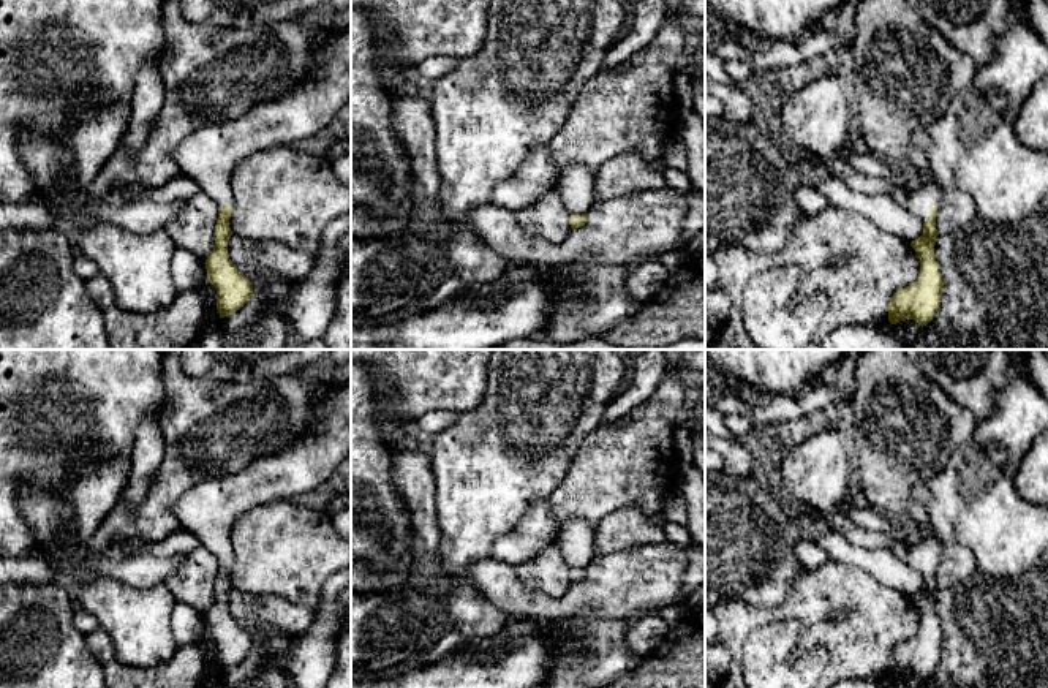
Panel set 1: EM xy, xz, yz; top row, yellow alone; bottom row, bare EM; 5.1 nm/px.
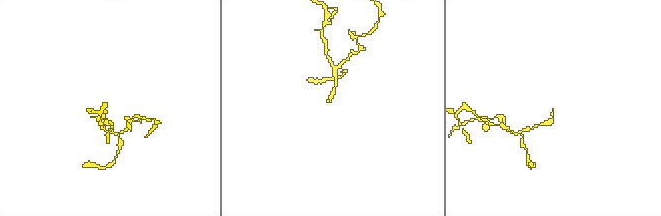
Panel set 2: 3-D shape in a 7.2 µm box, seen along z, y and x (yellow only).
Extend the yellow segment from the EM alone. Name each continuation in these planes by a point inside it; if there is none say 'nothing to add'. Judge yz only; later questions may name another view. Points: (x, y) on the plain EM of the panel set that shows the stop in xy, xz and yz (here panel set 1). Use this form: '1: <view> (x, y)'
1: yz (972, 502)

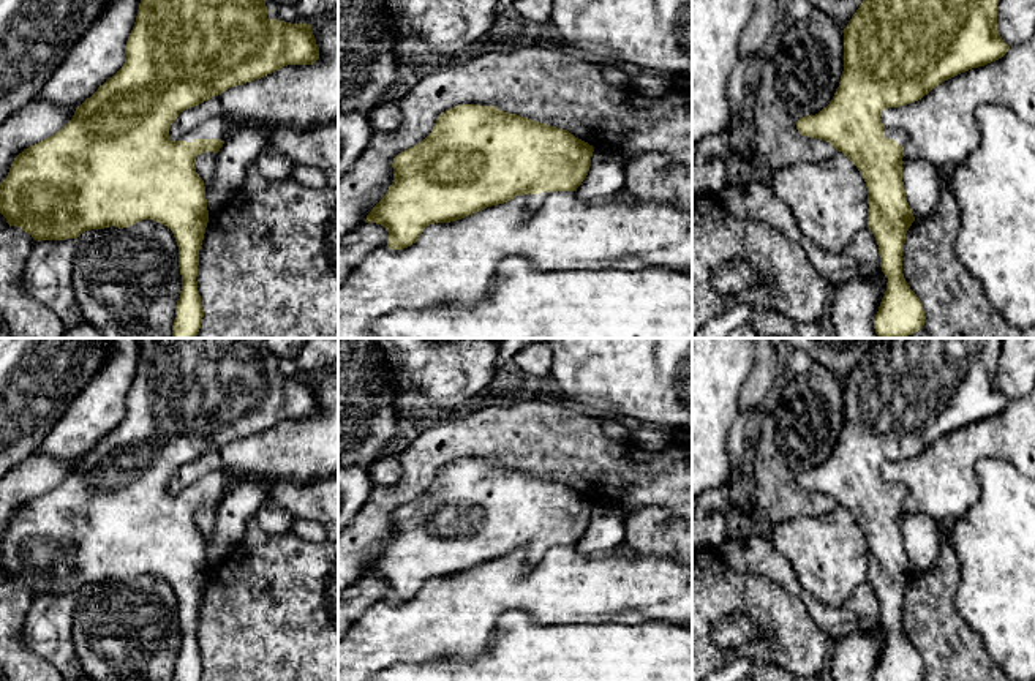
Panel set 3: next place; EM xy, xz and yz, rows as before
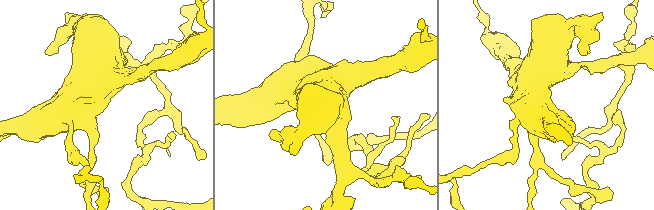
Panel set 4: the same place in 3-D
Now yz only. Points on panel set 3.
1: yz (890, 487)

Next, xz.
1: xz (534, 555)

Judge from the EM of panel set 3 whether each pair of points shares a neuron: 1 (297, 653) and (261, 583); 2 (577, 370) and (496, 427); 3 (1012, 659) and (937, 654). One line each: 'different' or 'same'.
1: same
2: different
3: different

